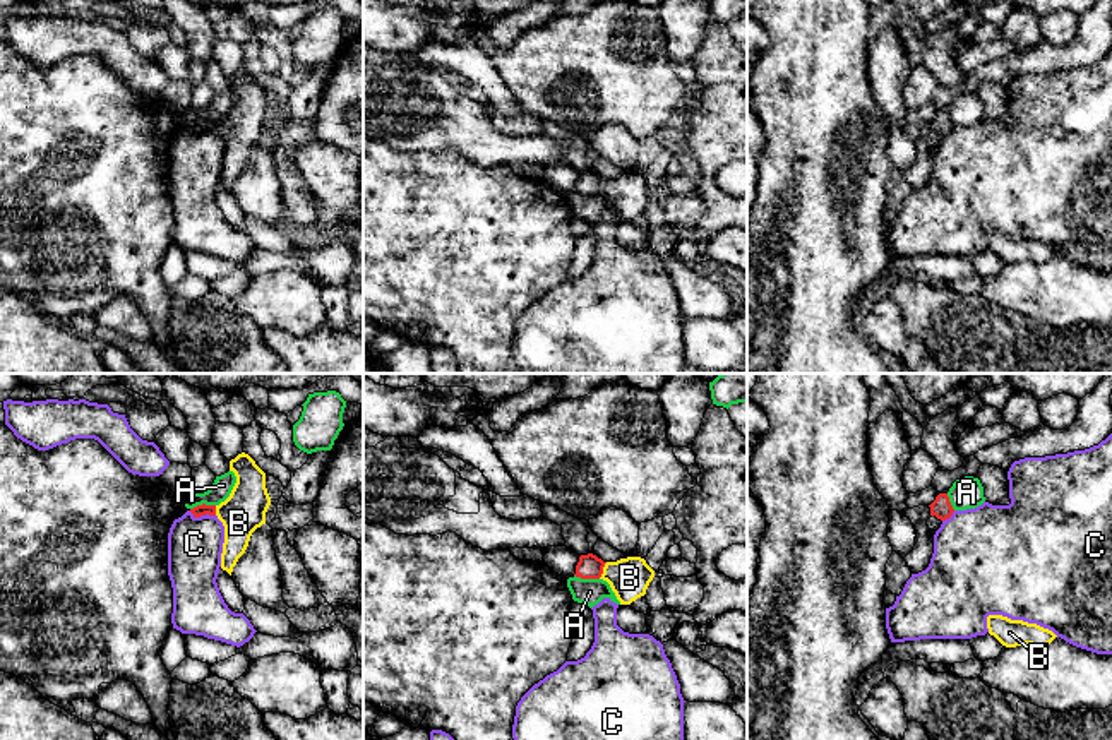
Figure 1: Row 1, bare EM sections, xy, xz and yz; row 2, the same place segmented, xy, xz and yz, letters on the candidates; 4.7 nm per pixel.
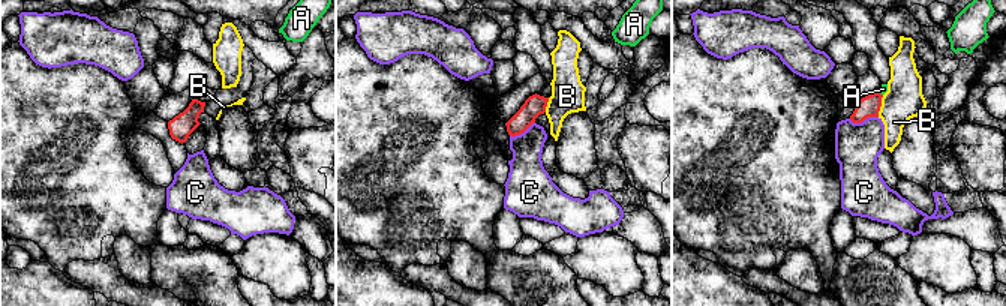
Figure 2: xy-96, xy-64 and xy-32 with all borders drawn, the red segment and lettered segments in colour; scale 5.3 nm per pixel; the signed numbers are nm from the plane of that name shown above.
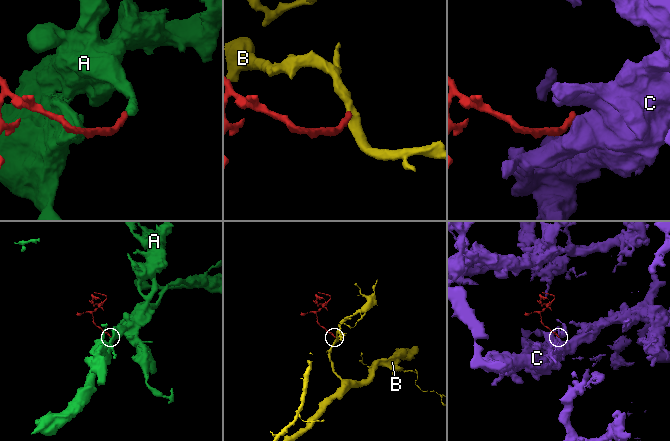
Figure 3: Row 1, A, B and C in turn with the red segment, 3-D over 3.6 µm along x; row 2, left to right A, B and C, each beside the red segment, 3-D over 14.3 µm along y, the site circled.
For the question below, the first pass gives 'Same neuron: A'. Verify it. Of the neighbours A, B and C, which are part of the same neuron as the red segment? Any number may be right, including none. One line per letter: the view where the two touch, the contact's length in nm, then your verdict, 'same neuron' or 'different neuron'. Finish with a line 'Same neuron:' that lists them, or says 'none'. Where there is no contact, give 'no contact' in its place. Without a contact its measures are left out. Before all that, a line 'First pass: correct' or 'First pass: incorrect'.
First pass: incorrect
A: xy | 120 nm | different neuron
B: xz | 90 nm | same neuron
C: xy | 130 nm | different neuron
Same neuron: B

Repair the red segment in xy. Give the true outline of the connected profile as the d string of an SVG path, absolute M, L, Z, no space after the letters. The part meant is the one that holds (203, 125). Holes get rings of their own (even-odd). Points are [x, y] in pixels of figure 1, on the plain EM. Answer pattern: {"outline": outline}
{"outline": "M242 69L231 75L230 87L236 92L230 113L219 122L202 120L190 125L190 128L194 134L216 132L223 139L221 185L231 192L233 183L248 163L252 149L266 140L271 113L266 104L266 89L248 70Z"}

